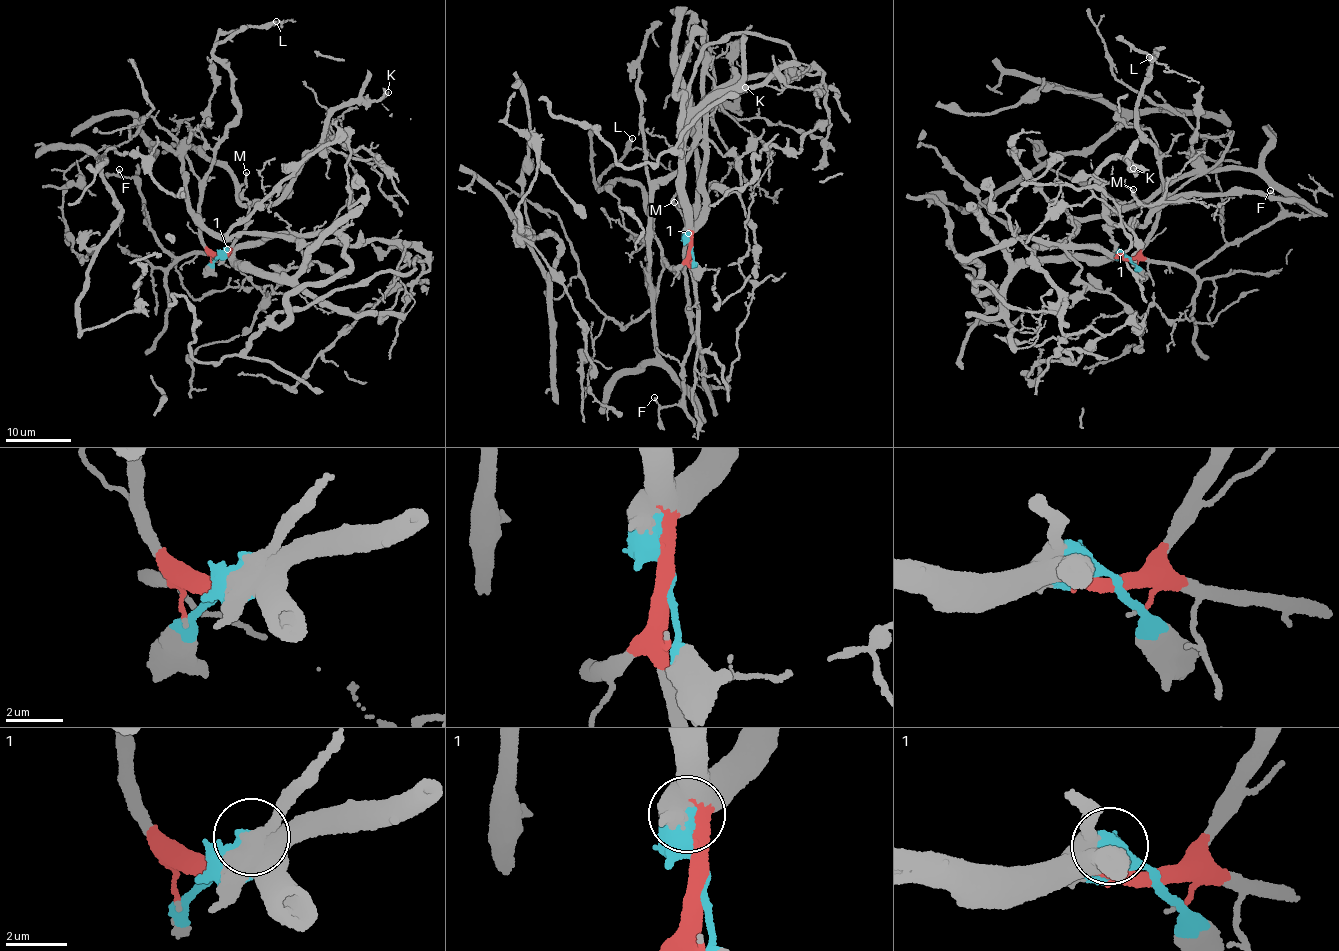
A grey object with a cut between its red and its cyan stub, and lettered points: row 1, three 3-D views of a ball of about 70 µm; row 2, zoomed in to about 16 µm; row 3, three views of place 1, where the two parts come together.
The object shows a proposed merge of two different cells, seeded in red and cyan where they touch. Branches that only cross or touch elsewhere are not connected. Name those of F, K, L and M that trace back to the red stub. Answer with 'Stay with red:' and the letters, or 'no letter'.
Stay with red: F, L

